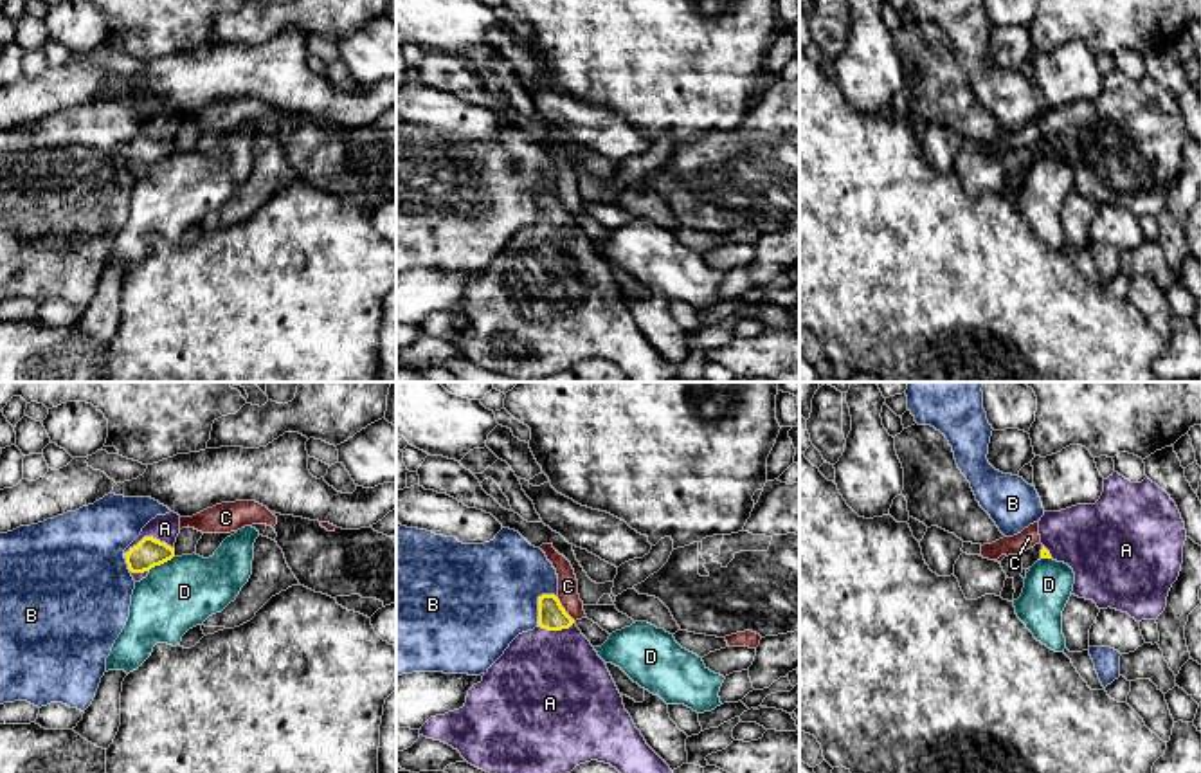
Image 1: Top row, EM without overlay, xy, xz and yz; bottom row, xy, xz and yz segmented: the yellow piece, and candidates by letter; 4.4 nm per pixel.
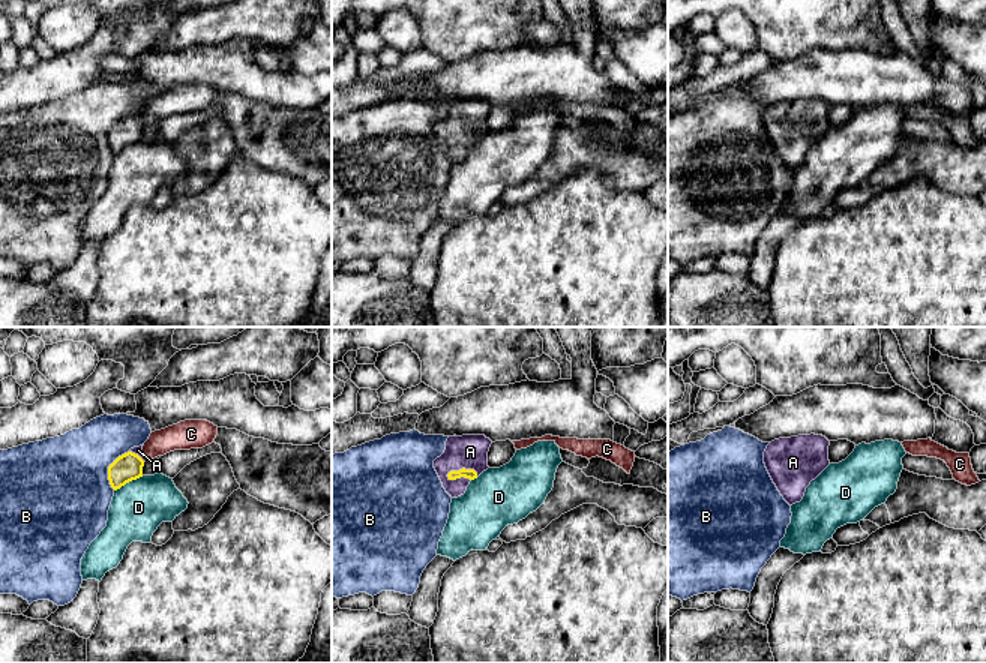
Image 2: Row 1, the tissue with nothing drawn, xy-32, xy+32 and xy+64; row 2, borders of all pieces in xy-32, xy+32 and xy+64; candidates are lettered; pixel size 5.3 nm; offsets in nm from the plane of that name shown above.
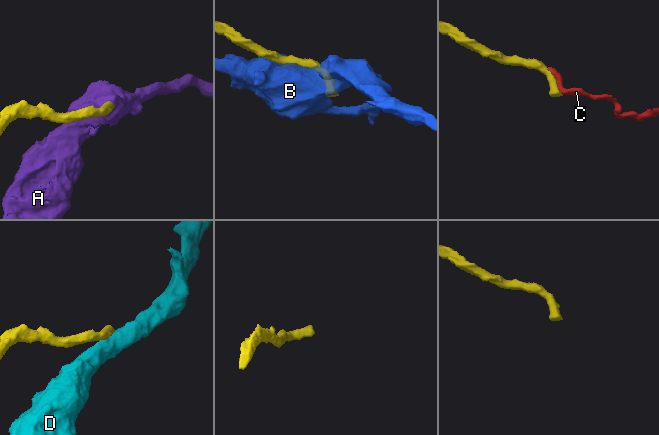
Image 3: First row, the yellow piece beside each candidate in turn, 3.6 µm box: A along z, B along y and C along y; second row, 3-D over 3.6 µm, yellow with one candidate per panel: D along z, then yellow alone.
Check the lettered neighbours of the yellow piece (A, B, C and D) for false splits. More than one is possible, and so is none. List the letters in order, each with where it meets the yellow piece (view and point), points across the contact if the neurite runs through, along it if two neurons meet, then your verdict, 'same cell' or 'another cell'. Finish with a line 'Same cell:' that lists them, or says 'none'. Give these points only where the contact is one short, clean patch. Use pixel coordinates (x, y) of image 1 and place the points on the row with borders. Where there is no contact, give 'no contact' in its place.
A: meets yellow in xy at (148, 537); runs through xy (150, 552), (148, 537), (164, 528); same cell
B: meets yellow in xz at (539, 604); another cell
C: meets yellow in xz at (562, 608); border along xz (557, 595), (562, 608), (575, 620); another cell
D: meets yellow in xy at (161, 563); border along xy (173, 555), (148, 570); another cell
Same cell: A

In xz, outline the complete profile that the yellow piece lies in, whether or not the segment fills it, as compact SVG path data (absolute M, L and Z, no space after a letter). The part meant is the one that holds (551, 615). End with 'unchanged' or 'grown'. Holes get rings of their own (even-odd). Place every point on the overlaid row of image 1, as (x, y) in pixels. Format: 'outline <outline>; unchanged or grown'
outline M538 596L538 625L519 634L468 690L463 708L430 717L420 735L441 741L486 773L571 773L598 760L619 773L673 773L646 744L591 641L558 596Z; grown

